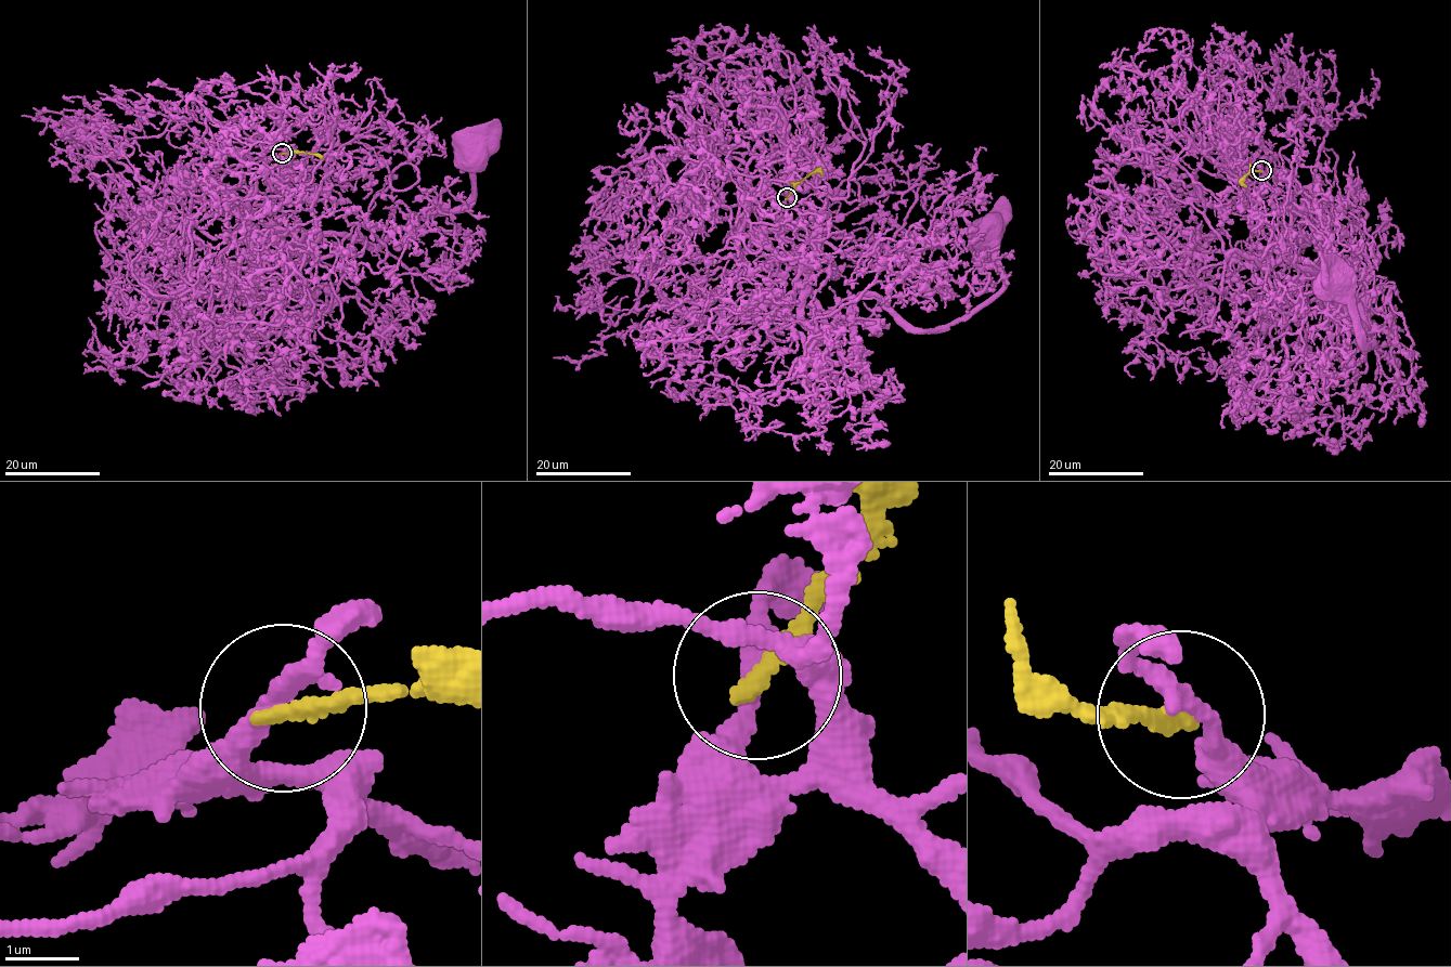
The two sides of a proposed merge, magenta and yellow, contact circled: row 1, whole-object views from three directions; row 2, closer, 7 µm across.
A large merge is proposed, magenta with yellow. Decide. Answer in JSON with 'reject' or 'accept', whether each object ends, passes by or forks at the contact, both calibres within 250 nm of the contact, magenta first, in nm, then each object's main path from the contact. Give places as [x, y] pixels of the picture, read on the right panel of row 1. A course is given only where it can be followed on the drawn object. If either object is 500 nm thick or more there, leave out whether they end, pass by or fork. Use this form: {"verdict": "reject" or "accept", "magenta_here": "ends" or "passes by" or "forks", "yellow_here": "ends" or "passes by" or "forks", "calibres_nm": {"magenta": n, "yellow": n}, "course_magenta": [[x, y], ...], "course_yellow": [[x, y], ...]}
{"verdict": "reject", "magenta_here": "passes by", "yellow_here": "ends", "calibres_nm": {"magenta": 260, "yellow": 240}, "course_magenta": [[1260, 170], [1317, 224], [1277, 171], [1242, 193], [1262, 233], [1375, 347], [1334, 279]], "course_yellow": [[1260, 170], [1245, 175], [1245, 187]]}

